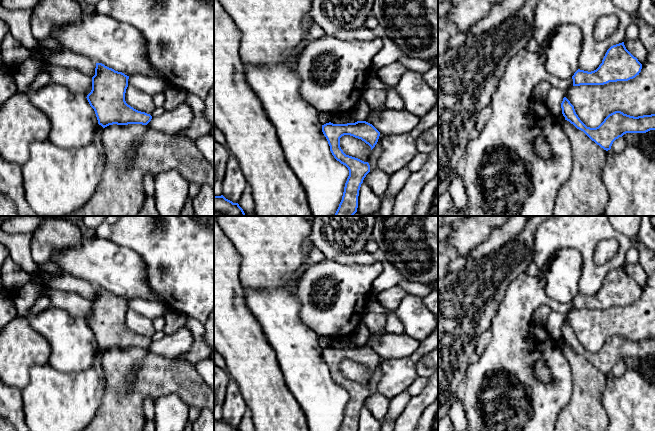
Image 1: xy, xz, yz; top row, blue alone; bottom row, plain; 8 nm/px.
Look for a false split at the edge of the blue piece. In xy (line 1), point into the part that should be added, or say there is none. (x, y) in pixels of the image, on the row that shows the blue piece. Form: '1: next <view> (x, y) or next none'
1: next none

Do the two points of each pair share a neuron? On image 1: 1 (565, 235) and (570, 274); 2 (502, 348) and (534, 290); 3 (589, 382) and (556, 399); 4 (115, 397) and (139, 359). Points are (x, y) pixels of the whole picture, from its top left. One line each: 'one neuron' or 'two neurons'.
1: two neurons
2: one neuron
3: two neurons
4: one neuron

